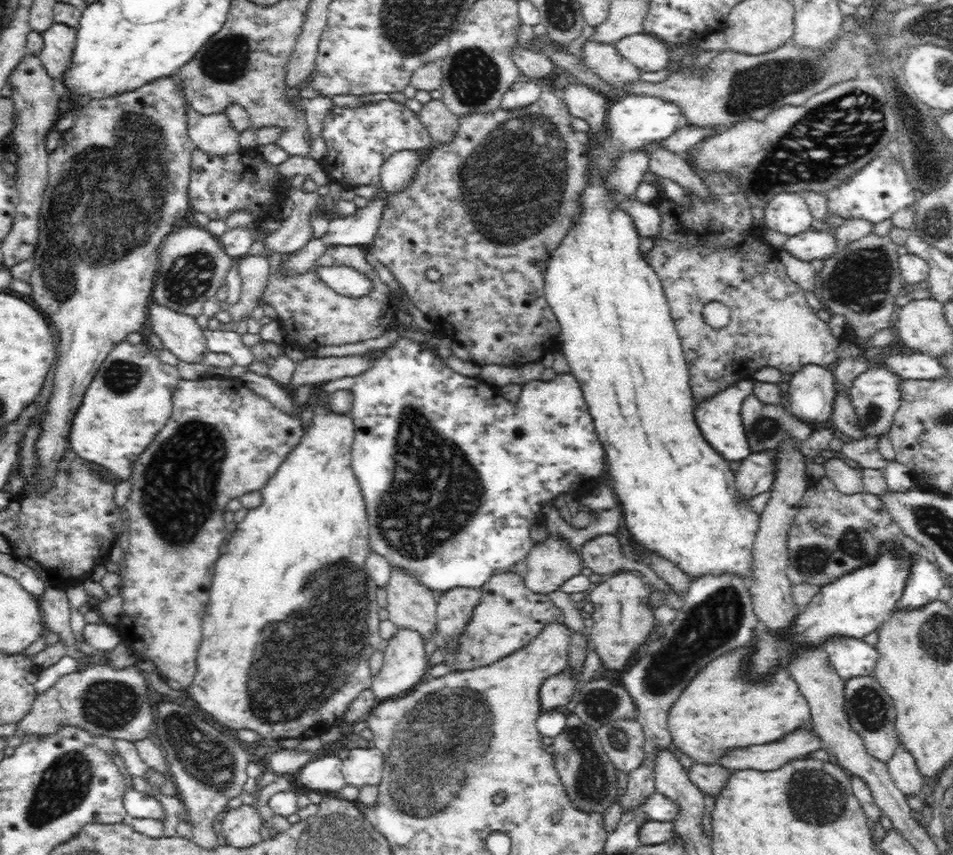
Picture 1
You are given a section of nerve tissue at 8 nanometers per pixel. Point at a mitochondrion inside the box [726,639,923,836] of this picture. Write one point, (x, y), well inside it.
(813, 796)

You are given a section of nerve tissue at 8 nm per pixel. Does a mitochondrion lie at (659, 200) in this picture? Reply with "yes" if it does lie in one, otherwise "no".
no

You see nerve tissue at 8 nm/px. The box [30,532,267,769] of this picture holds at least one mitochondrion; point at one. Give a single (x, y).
(106, 705)

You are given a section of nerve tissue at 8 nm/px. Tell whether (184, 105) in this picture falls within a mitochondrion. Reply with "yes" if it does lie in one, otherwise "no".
no

